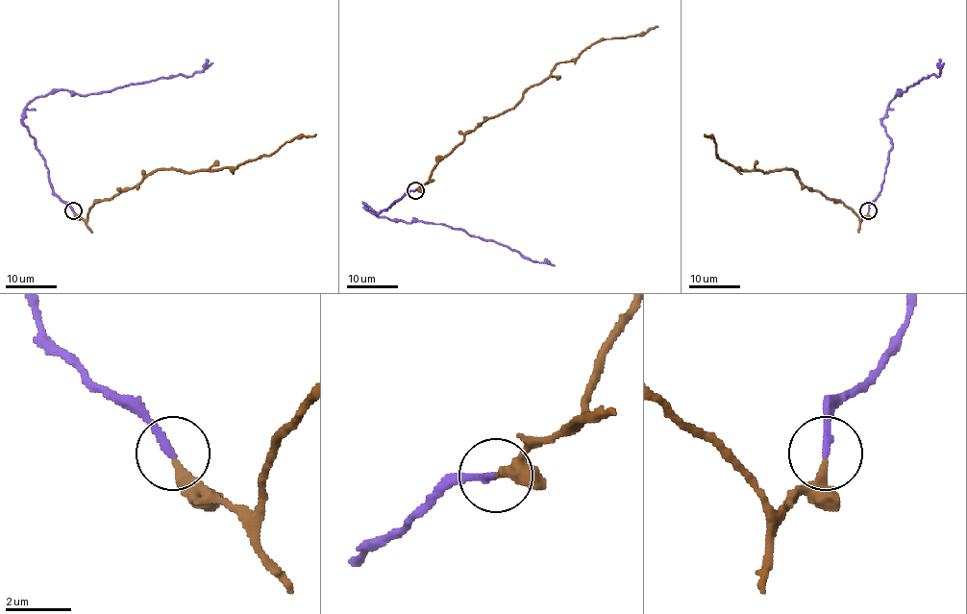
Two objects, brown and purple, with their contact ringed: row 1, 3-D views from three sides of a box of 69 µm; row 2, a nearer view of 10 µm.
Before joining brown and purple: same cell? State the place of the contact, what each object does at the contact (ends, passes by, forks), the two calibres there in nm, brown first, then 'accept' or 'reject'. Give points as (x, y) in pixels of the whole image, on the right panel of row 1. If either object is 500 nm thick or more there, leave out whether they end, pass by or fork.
place (868, 210); brown ends; purple ends; calibres 300 and 240 nm; accept

